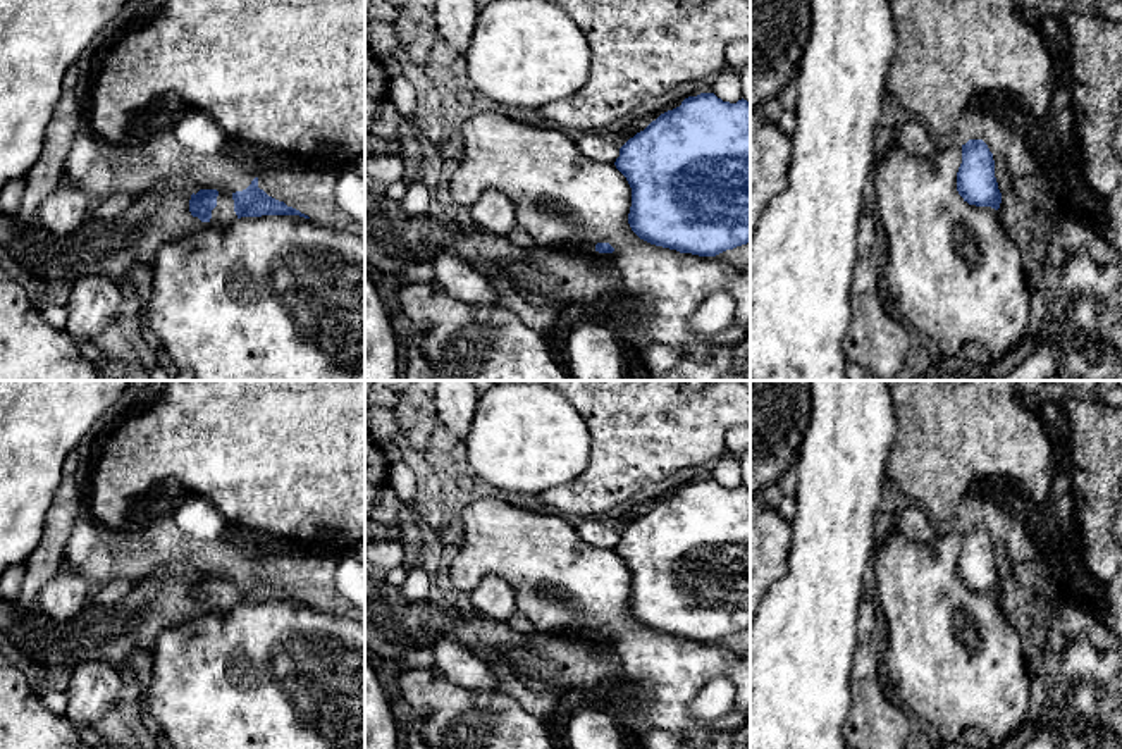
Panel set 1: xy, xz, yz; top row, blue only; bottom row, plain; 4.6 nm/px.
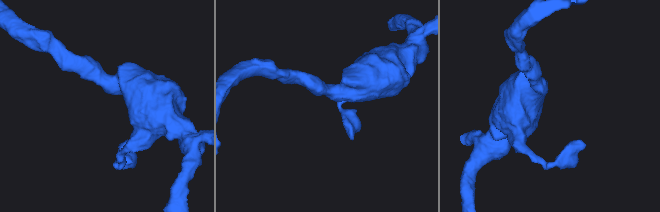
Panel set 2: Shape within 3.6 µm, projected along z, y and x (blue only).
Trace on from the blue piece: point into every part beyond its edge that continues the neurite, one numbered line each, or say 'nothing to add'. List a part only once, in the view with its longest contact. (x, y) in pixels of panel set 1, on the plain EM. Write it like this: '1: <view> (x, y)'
nothing to add

